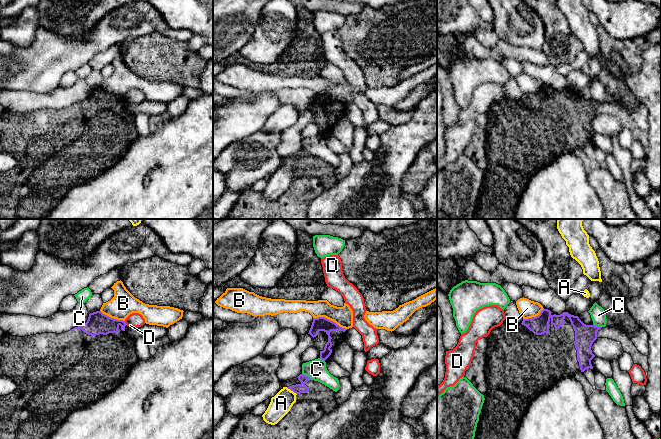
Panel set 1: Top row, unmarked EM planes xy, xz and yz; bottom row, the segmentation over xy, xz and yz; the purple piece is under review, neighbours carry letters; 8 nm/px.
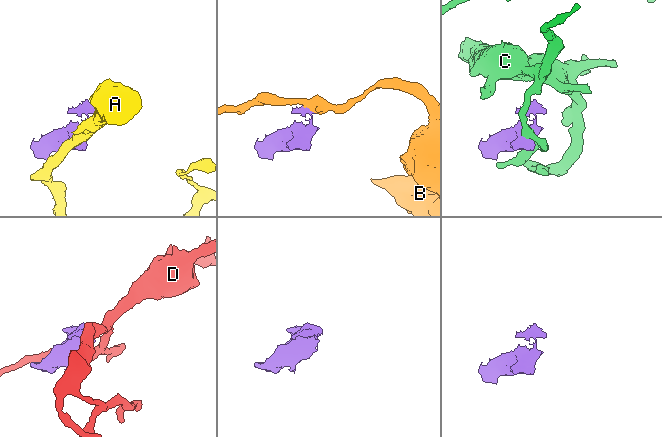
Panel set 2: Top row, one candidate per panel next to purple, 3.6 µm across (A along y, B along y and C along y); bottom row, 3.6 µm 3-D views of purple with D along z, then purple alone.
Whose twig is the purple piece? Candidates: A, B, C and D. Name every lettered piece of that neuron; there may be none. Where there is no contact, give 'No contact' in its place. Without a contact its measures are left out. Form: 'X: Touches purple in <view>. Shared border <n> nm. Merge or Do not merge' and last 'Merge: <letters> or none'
A: Touches purple in xz. Shared border 110 nm. Do not merge
B: Touches purple in xz. Shared border 280 nm. Do not merge
C: Touches purple in xz. Shared border 90 nm. Do not merge
D: Touches purple in xy. Shared border 40 nm. Do not merge
Merge: none

